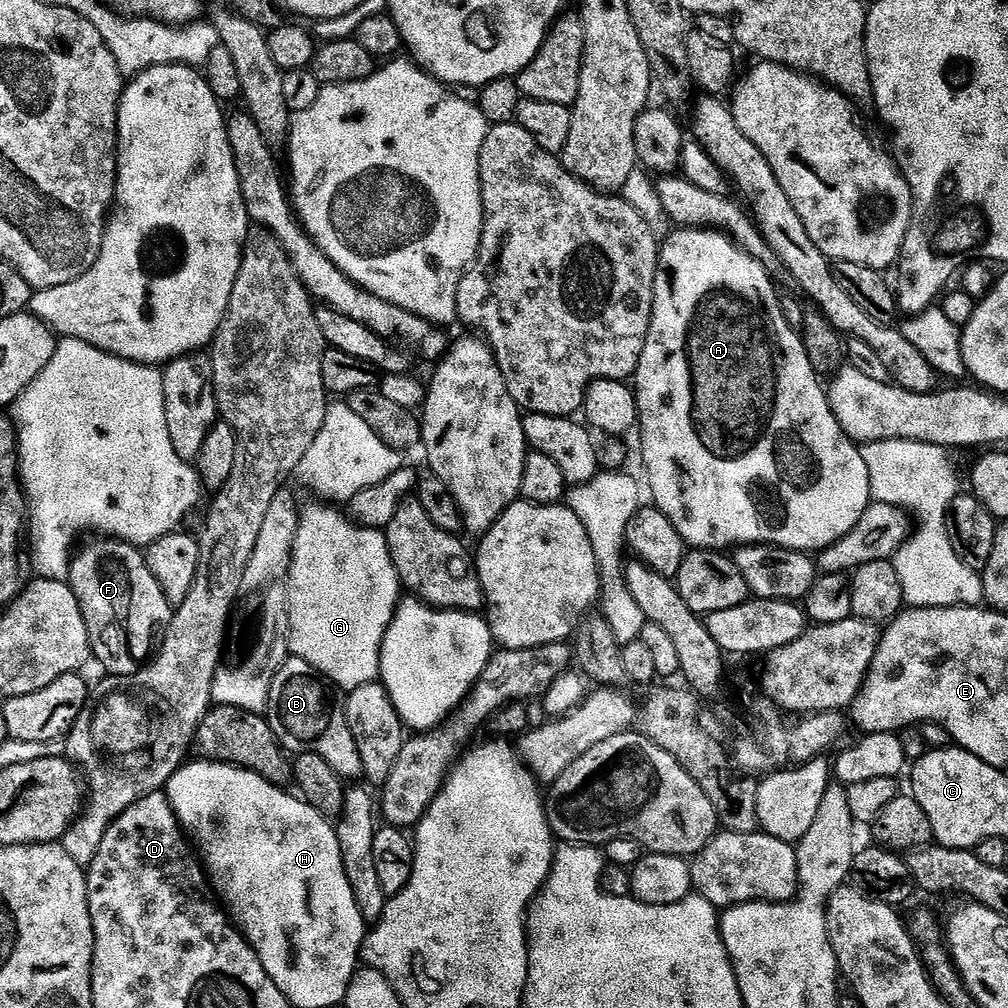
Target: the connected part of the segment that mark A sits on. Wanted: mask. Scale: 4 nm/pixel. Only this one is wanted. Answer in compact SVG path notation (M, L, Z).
M676 230L676 231L673 231L673 232L672 232L672 233L671 233L671 235L670 235L670 236L669 236L669 238L668 238L668 239L667 239L667 241L666 241L666 243L665 243L665 244L664 244L664 245L663 245L663 247L661 247L661 249L660 249L660 261L659 261L659 262L658 262L658 266L657 266L657 267L656 267L656 281L655 281L655 282L654 282L654 302L653 302L653 303L652 303L652 321L651 321L651 322L650 322L650 330L649 330L649 331L648 331L648 337L647 337L647 338L646 338L646 346L645 346L645 347L644 347L644 349L643 349L643 350L642 350L642 358L641 358L641 359L640 359L640 364L639 364L639 365L638 365L638 367L637 367L637 368L636 368L636 375L635 375L635 377L634 377L634 391L635 391L635 394L636 394L636 407L637 407L637 409L638 409L638 433L639 433L639 432L640 432L640 448L641 448L641 450L642 450L642 451L644 451L644 464L645 464L645 466L646 466L646 467L648 467L648 484L647 484L647 480L646 480L646 488L647 488L647 491L648 491L648 488L649 488L649 490L650 490L650 491L652 491L652 500L651 500L651 503L652 503L652 504L653 504L653 505L655 505L655 507L657 507L657 508L659 508L659 509L660 509L660 512L661 512L661 513L662 513L662 514L666 514L666 518L670 518L670 522L671 522L671 523L672 523L672 525L674 525L674 527L676 527L676 529L677 529L677 530L678 530L678 534L679 534L679 535L680 535L680 537L682 537L682 539L683 539L683 540L684 540L684 543L685 543L685 545L688 545L688 546L691 546L691 547L692 547L692 548L693 548L693 549L696 549L696 550L732 550L732 549L735 549L735 548L736 548L736 547L737 547L737 546L775 546L775 547L778 547L778 548L793 548L793 549L794 549L794 550L795 550L795 551L796 551L796 552L806 552L806 553L809 553L809 554L816 554L816 553L819 553L819 552L820 552L820 551L821 551L821 550L823 550L823 549L826 549L826 548L828 548L828 547L829 547L829 546L831 546L831 545L832 545L832 544L836 544L836 543L838 543L838 541L839 541L839 540L840 540L840 539L841 539L841 538L843 538L843 536L844 536L844 535L846 535L846 534L850 534L850 532L851 532L851 531L852 531L852 530L854 530L854 526L857 526L857 524L858 524L858 520L859 520L859 518L860 518L860 517L862 517L862 514L863 514L863 513L864 513L864 512L865 512L865 510L867 510L867 508L868 508L868 506L869 506L869 503L870 503L870 501L871 501L871 500L872 500L872 491L871 491L871 490L870 490L870 474L869 474L869 473L868 473L868 471L867 471L867 470L866 470L866 462L865 462L865 461L864 461L864 459L863 459L863 458L862 458L862 454L861 454L861 453L860 453L860 448L859 448L859 447L858 447L858 444L857 444L857 443L856 443L856 442L855 442L855 440L852 440L852 439L851 439L851 438L850 438L850 437L848 437L848 436L847 436L847 434L846 434L846 433L844 433L844 432L843 432L843 428L842 428L842 426L840 426L840 425L839 425L839 422L837 422L837 420L836 420L836 418L835 418L835 416L834 416L834 414L833 414L833 413L832 413L832 410L831 410L831 406L830 406L830 404L829 404L829 402L828 402L828 394L827 394L827 391L826 391L826 388L825 388L825 385L824 385L824 384L822 384L822 385L820 385L820 382L822 382L822 380L821 380L821 377L820 377L820 376L819 376L819 375L817 375L817 372L816 372L816 370L815 370L815 368L814 368L814 366L812 366L812 365L811 365L811 362L810 362L810 358L808 358L808 357L807 357L807 352L806 352L806 346L805 346L805 345L804 345L804 341L803 341L803 339L802 339L802 336L801 336L801 333L800 333L800 332L799 332L799 331L797 331L797 329L795 329L795 328L792 328L792 327L791 327L791 326L790 326L790 322L786 322L786 318L785 318L785 317L784 317L784 315L783 315L783 314L782 314L782 310L781 310L781 309L780 309L780 296L779 296L779 295L778 295L778 291L777 291L777 292L776 292L776 288L775 288L775 286L774 286L774 285L772 285L772 280L771 280L771 278L770 278L770 277L768 277L768 276L771 276L771 275L770 275L770 274L769 274L769 271L768 271L768 270L767 270L767 269L764 269L764 267L763 267L763 266L761 266L761 264L759 264L759 263L758 263L758 262L757 262L757 260L756 260L756 259L754 259L754 258L753 258L753 256L751 256L751 255L749 255L749 253L748 253L748 252L746 252L746 251L744 251L744 249L742 249L742 248L738 248L738 247L736 247L736 245L735 245L735 244L733 244L733 243L732 243L732 241L731 241L731 239L729 239L729 237L727 237L727 236L725 236L725 235L723 235L723 234L721 234L721 233L719 233L719 232L717 232L717 231L715 231L715 230Z

